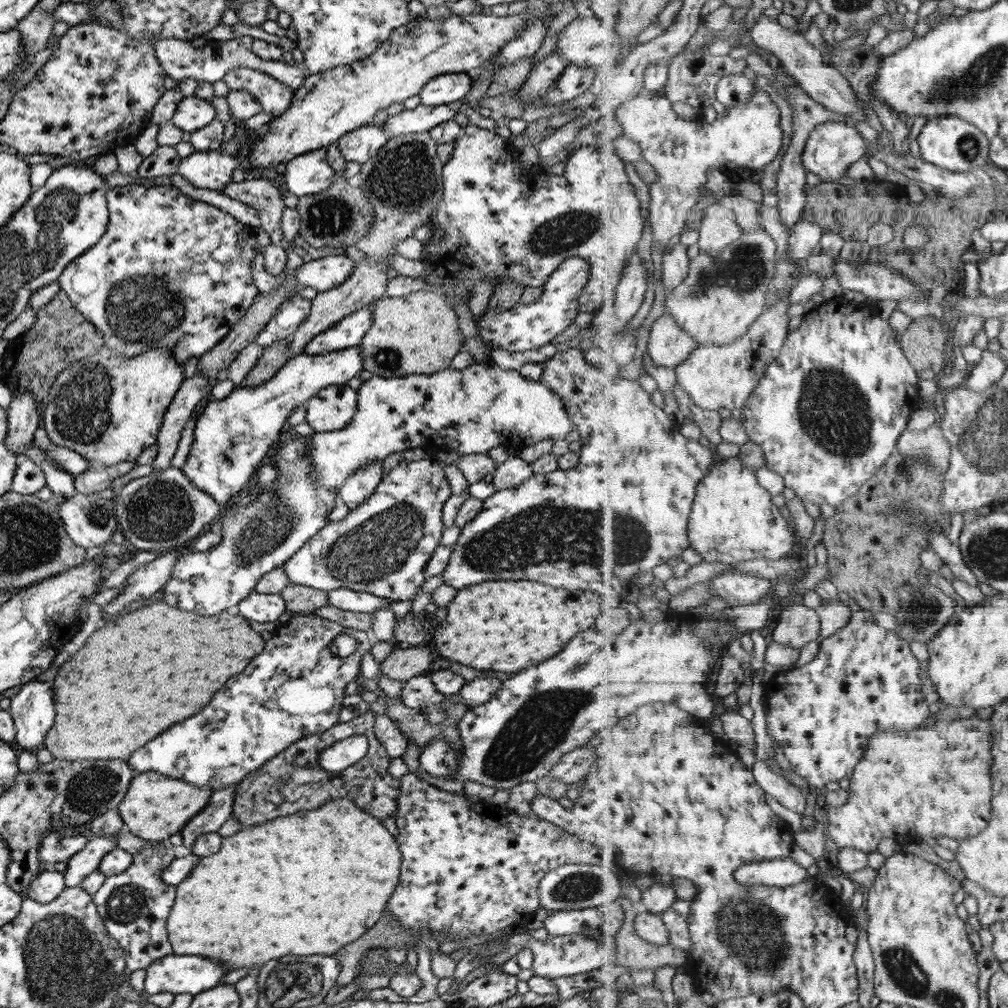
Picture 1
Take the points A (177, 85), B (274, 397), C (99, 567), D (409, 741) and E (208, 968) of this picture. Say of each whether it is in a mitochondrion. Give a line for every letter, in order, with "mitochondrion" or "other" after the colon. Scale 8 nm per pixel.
A: other
B: other
C: other
D: other
E: other

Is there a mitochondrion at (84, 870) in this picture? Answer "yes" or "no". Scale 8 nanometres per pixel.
no

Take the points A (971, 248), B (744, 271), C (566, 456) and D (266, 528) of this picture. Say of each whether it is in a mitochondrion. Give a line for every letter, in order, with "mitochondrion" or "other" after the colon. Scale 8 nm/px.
A: other
B: mitochondrion
C: other
D: mitochondrion

